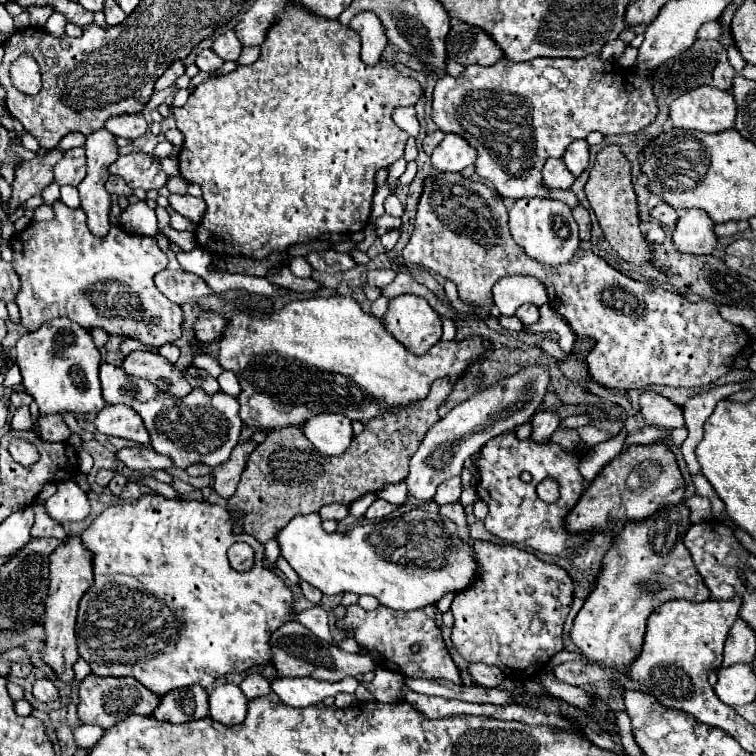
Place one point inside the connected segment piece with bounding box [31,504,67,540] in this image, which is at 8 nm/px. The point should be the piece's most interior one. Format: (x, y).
(44, 526)

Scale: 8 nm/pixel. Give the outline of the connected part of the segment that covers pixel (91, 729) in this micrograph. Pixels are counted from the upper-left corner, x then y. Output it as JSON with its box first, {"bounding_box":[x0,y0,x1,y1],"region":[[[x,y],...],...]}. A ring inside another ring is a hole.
{"bounding_box":[73,726,105,748],"region":[[[79,726],[73,734],[81,748],[93,748],[93,744],[97,744],[97,740],[101,740],[105,730],[97,728],[97,726]]]}

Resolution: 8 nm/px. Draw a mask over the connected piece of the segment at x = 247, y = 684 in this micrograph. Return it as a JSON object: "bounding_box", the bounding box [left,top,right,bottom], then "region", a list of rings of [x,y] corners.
{"bounding_box":[239,674,271,700],"region":[[[249,674],[249,676],[241,682],[241,686],[239,686],[239,688],[243,690],[243,694],[245,694],[249,700],[271,694],[269,680],[267,680],[265,676],[261,676],[261,674]]]}

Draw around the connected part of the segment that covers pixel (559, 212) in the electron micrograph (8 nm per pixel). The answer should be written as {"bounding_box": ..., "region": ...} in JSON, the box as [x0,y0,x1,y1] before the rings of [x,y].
{"bounding_box":[509,200,581,264],"region":[[[515,200],[513,208],[509,210],[509,228],[515,242],[541,264],[569,262],[581,244],[571,208],[567,204],[561,204],[561,200]]]}

